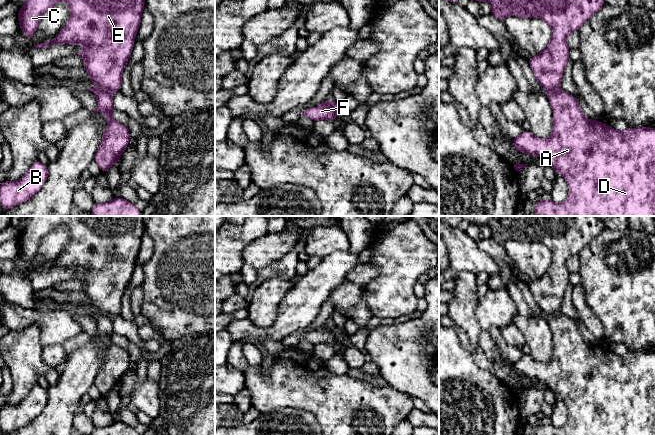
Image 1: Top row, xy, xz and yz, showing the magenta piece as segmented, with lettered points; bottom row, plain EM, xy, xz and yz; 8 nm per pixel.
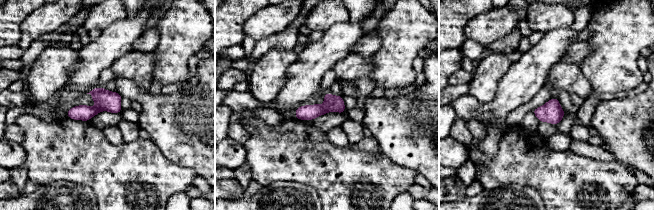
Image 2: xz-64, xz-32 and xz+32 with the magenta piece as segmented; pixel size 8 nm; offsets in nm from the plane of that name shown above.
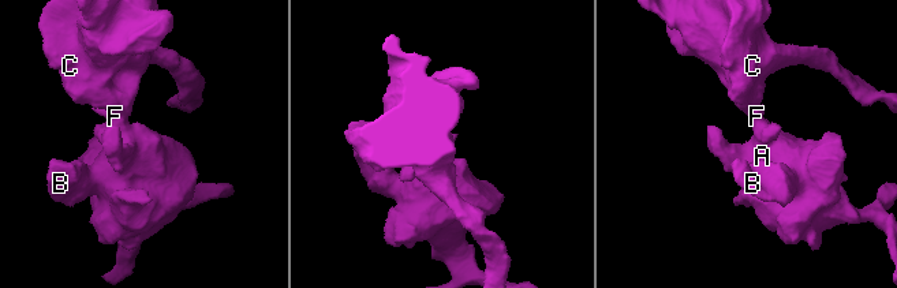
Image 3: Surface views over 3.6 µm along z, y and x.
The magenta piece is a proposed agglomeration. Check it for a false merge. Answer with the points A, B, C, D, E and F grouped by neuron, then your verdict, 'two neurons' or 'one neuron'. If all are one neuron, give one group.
A B D F / C E | two neurons

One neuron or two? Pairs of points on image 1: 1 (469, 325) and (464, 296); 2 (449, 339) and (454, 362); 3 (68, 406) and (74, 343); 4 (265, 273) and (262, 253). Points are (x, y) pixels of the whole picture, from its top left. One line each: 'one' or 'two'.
1: one
2: one
3: two
4: two

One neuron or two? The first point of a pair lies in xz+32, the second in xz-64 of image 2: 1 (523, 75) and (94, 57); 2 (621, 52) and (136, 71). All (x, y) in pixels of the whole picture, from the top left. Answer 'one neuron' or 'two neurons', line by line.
1: one neuron
2: two neurons

